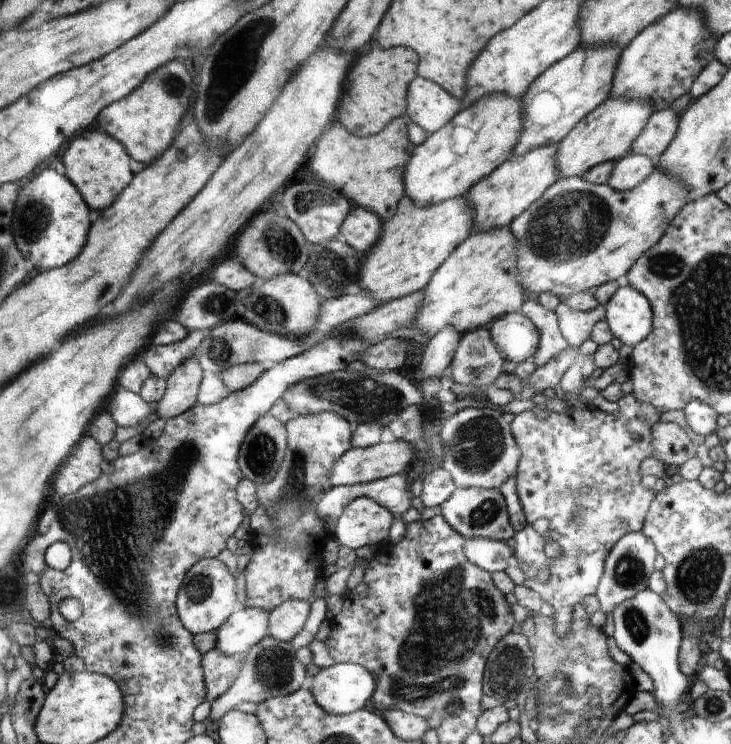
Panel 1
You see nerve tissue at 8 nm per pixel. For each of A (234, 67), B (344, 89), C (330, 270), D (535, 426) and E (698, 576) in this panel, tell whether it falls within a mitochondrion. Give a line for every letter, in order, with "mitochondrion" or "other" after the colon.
A: mitochondrion
B: other
C: mitochondrion
D: other
E: mitochondrion

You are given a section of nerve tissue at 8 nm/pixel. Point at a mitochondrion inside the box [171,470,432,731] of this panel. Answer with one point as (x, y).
(273, 666)

